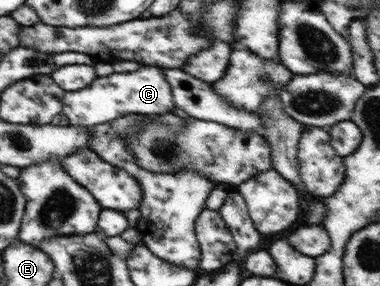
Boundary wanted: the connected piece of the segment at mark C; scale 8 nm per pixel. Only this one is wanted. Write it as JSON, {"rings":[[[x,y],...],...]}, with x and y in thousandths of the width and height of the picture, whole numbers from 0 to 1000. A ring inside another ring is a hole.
{"rings":[[[382,227],[382,234],[371,234],[366,248],[350,248],[350,255],[297,255],[297,262],[282,262],[282,269],[255,269],[234,304],[213,311],[213,325],[187,318],[187,325],[171,325],[171,339],[166,339],[166,395],[176,402],[182,437],[213,437],[213,444],[282,430],[282,423],[297,423],[308,409],[337,406],[334,395],[374,402],[376,409],[445,399],[458,381],[455,367],[461,360],[455,360],[445,290],[434,283],[434,255],[429,255],[429,241],[403,234],[403,227]]]}

